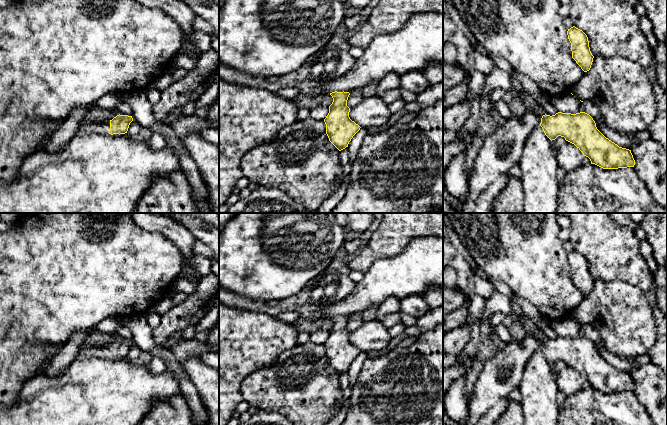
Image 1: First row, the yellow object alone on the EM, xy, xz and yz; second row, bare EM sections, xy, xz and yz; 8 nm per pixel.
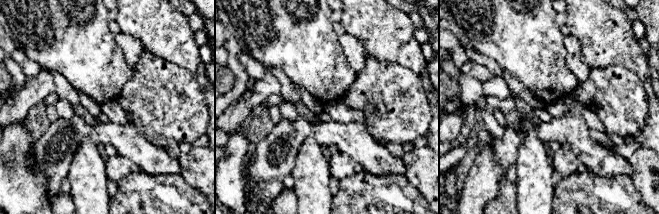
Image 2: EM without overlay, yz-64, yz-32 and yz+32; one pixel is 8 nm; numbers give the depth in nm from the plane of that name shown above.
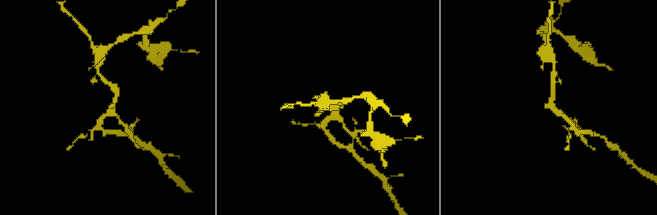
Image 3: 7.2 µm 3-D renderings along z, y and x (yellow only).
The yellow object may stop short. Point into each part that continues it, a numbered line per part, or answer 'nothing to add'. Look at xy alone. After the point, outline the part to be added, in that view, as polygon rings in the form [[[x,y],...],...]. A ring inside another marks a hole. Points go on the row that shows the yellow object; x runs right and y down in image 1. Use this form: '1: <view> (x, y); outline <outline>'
1: xy (98, 128); outline [[[110,121],[103,123],[82,124],[78,128],[76,135],[85,136],[90,134],[107,134],[110,129]]]

